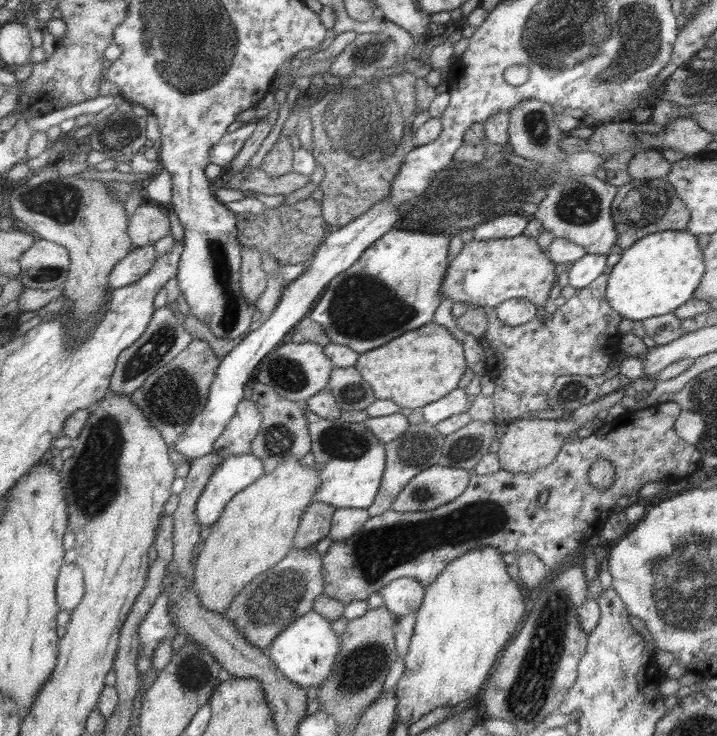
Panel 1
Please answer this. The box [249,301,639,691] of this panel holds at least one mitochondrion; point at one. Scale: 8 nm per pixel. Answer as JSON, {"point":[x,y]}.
{"point":[381,548]}

